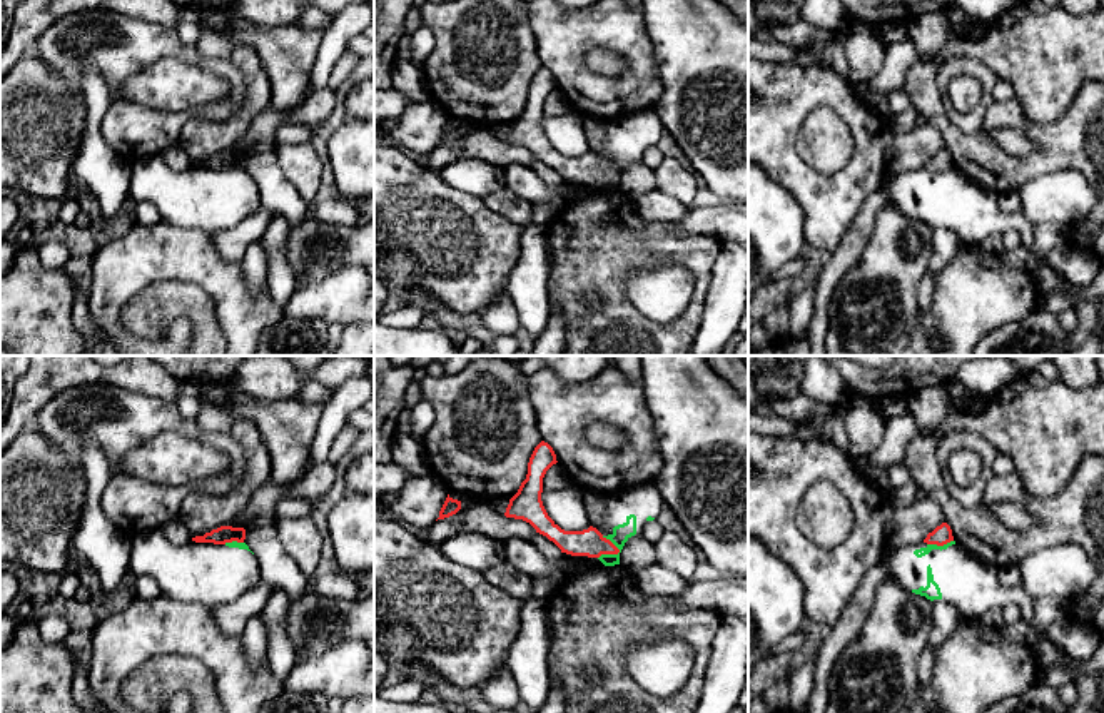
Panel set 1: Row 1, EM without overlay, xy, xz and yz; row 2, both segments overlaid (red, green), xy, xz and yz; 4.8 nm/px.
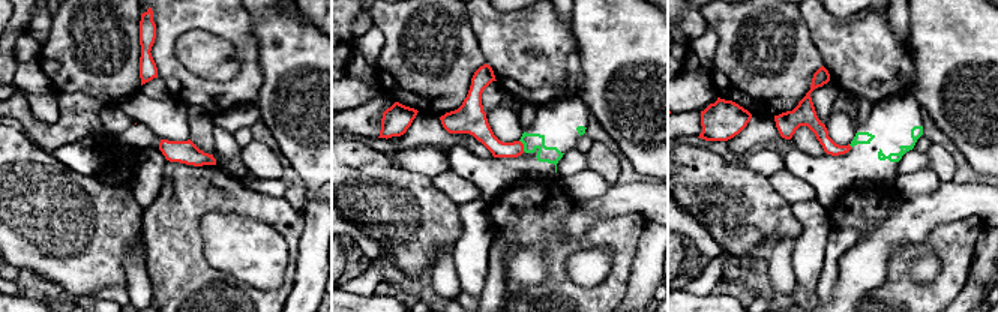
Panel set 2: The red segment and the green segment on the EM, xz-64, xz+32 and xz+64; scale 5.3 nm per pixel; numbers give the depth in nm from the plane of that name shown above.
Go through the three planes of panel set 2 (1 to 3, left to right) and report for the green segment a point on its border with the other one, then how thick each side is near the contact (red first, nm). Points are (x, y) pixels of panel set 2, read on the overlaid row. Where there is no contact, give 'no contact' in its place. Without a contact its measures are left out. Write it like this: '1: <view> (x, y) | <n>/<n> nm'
1: no contact
2: xz+32 (523, 146) | 110/90 nm
3: no contact

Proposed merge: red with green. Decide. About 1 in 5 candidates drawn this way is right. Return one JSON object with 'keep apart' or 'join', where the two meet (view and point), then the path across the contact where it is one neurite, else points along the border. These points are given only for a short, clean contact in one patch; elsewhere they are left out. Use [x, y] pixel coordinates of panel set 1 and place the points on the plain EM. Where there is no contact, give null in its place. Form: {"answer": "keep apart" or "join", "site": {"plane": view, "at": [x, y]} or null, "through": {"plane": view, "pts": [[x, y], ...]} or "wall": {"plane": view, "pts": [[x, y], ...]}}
{"answer": "keep apart", "site": {"plane": "xz", "at": [608, 179]}, "wall": {"plane": "xz", "pts": [[620, 176], [598, 184]]}}

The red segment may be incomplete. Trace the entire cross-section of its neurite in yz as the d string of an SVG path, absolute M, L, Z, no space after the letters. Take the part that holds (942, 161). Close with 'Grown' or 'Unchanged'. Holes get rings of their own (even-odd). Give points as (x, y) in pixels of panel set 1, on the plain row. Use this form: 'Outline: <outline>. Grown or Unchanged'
Outline: M942 149L940 152L937 152L924 165L924 169L927 169L927 170L937 170L937 172L944 172L944 170L947 170L950 167L954 167L954 162L952 162L952 155L950 155L950 152L947 149Z. Unchanged

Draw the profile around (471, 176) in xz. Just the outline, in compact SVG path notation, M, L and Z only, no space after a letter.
M458 159L441 169L439 175L451 187L481 199L504 187L504 169L479 159Z

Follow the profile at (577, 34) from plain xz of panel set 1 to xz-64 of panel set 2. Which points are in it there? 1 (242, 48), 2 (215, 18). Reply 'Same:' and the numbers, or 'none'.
Same: 1, 2

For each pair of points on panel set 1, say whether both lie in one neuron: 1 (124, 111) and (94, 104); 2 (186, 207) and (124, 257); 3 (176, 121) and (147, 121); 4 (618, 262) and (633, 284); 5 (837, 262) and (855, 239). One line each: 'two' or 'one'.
1: two
2: two
3: one
4: two
5: one

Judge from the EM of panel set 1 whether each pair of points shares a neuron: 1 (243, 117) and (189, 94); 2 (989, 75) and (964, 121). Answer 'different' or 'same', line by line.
1: different
2: same

